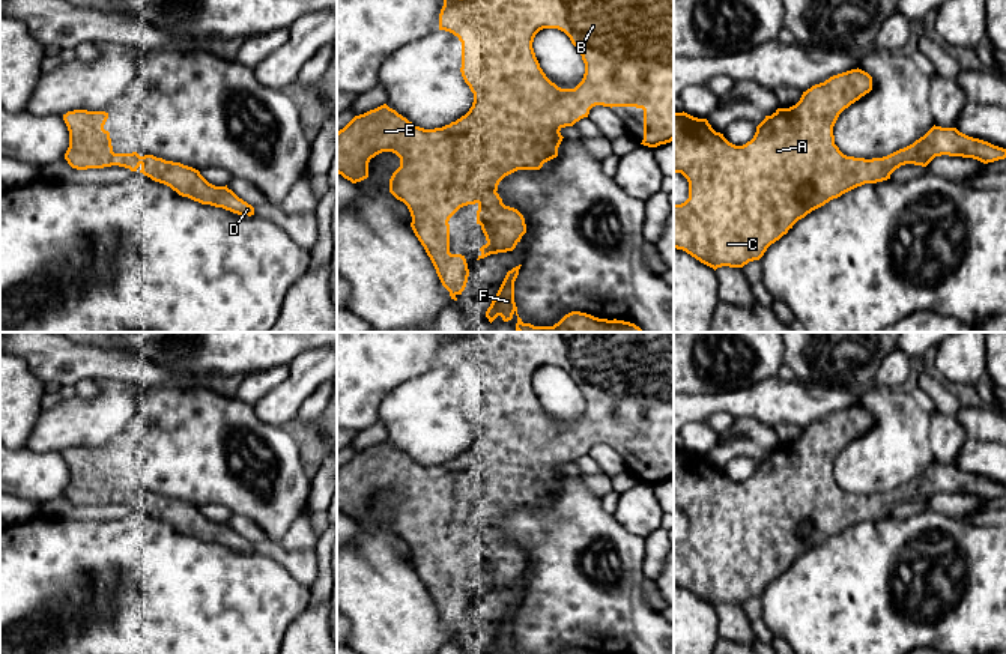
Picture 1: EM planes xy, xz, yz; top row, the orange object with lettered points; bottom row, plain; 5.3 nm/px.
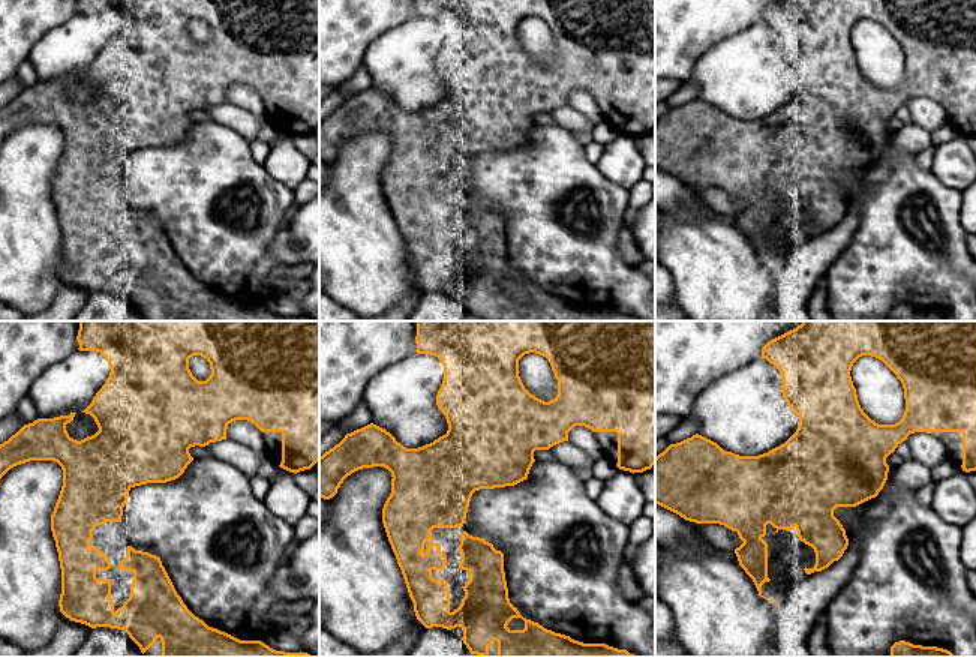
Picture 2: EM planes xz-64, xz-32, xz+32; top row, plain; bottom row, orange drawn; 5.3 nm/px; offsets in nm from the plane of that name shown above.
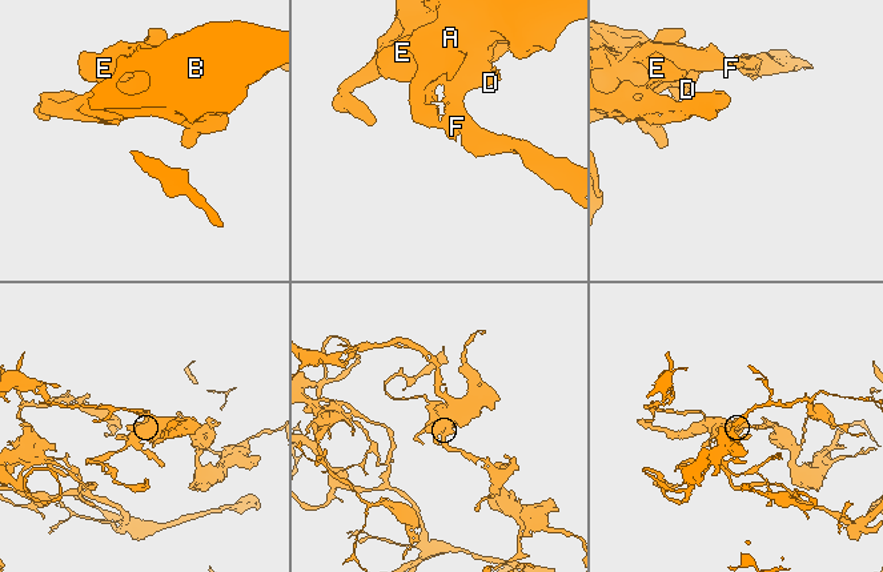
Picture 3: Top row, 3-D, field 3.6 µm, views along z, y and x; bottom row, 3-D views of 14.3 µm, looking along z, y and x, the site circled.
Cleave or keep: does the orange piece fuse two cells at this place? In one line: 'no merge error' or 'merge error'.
no merge error

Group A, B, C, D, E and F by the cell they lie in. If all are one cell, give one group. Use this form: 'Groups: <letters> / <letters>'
Groups: A B C D E F

